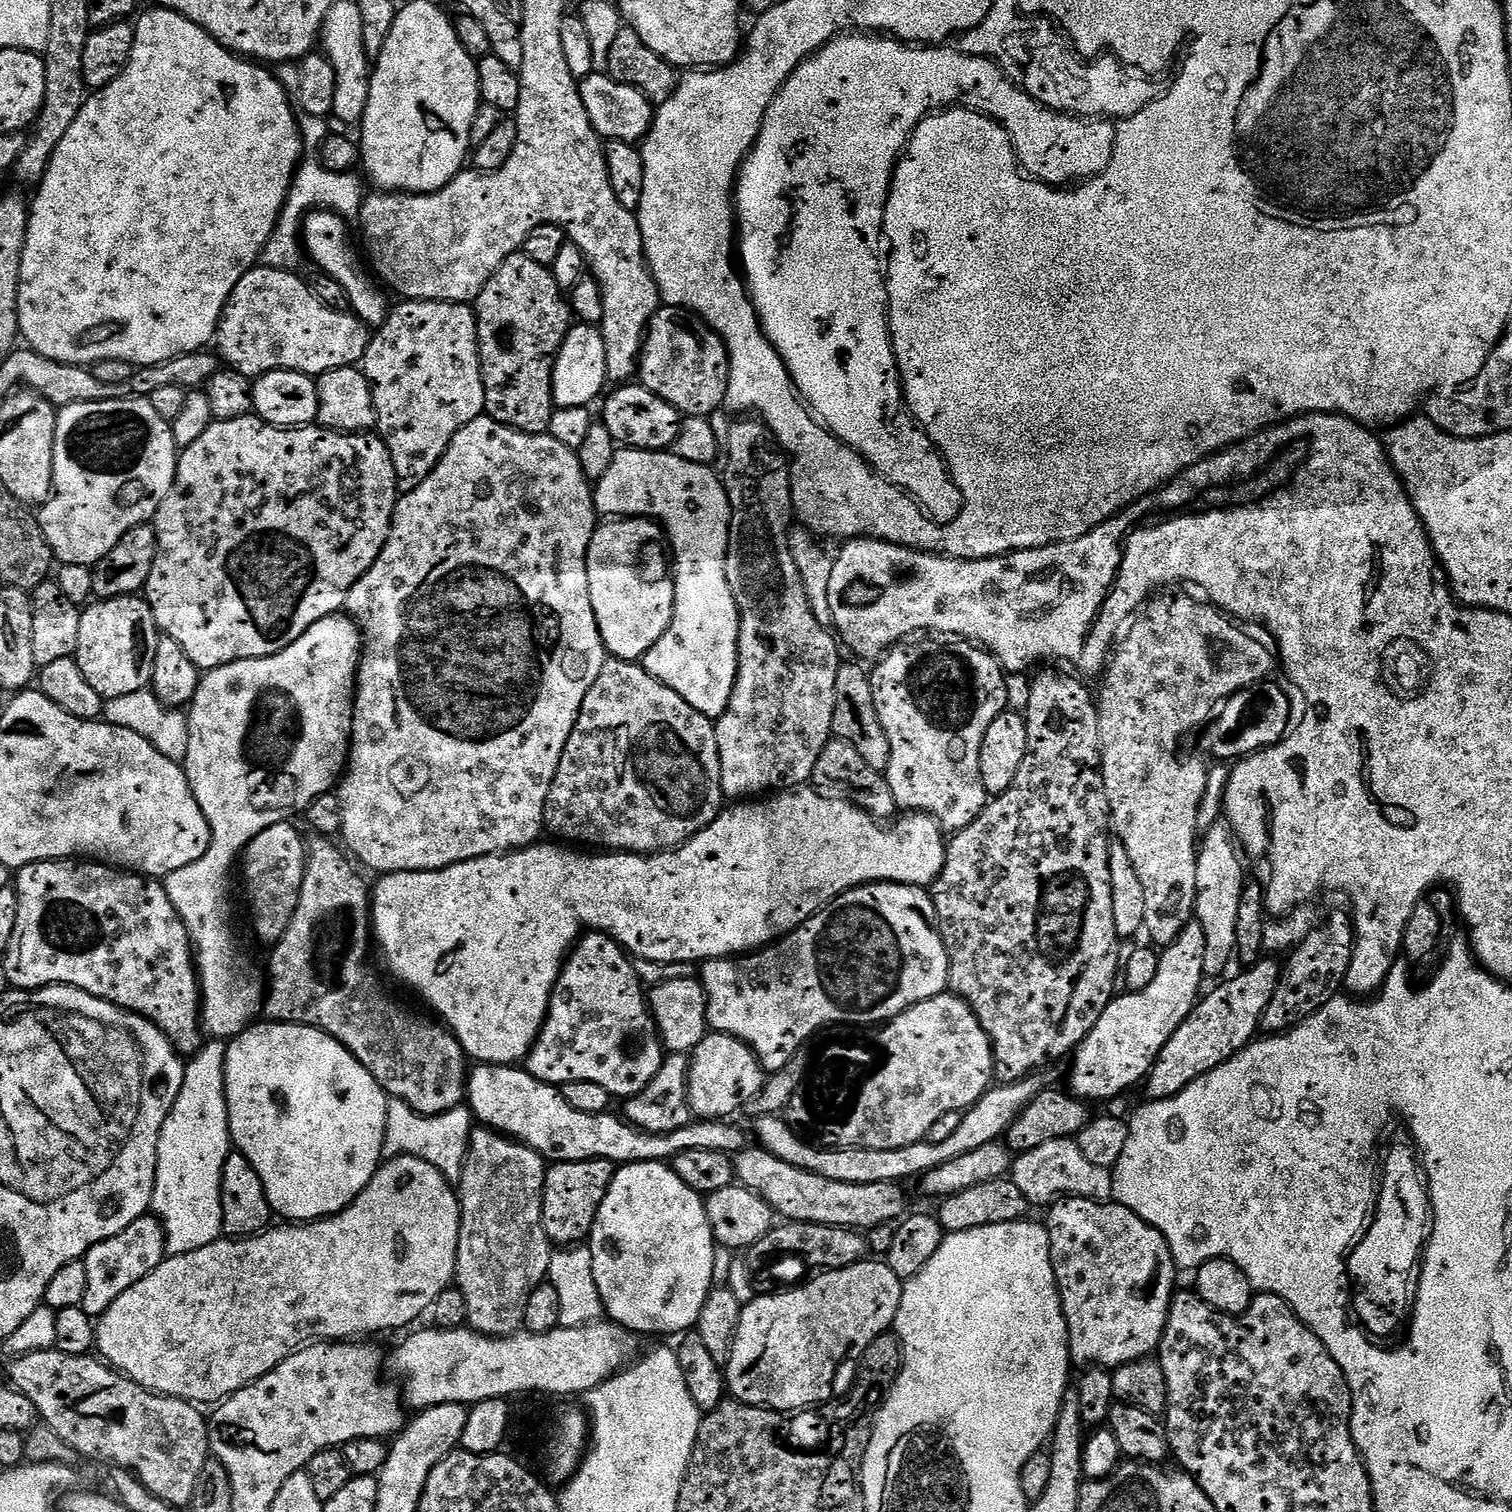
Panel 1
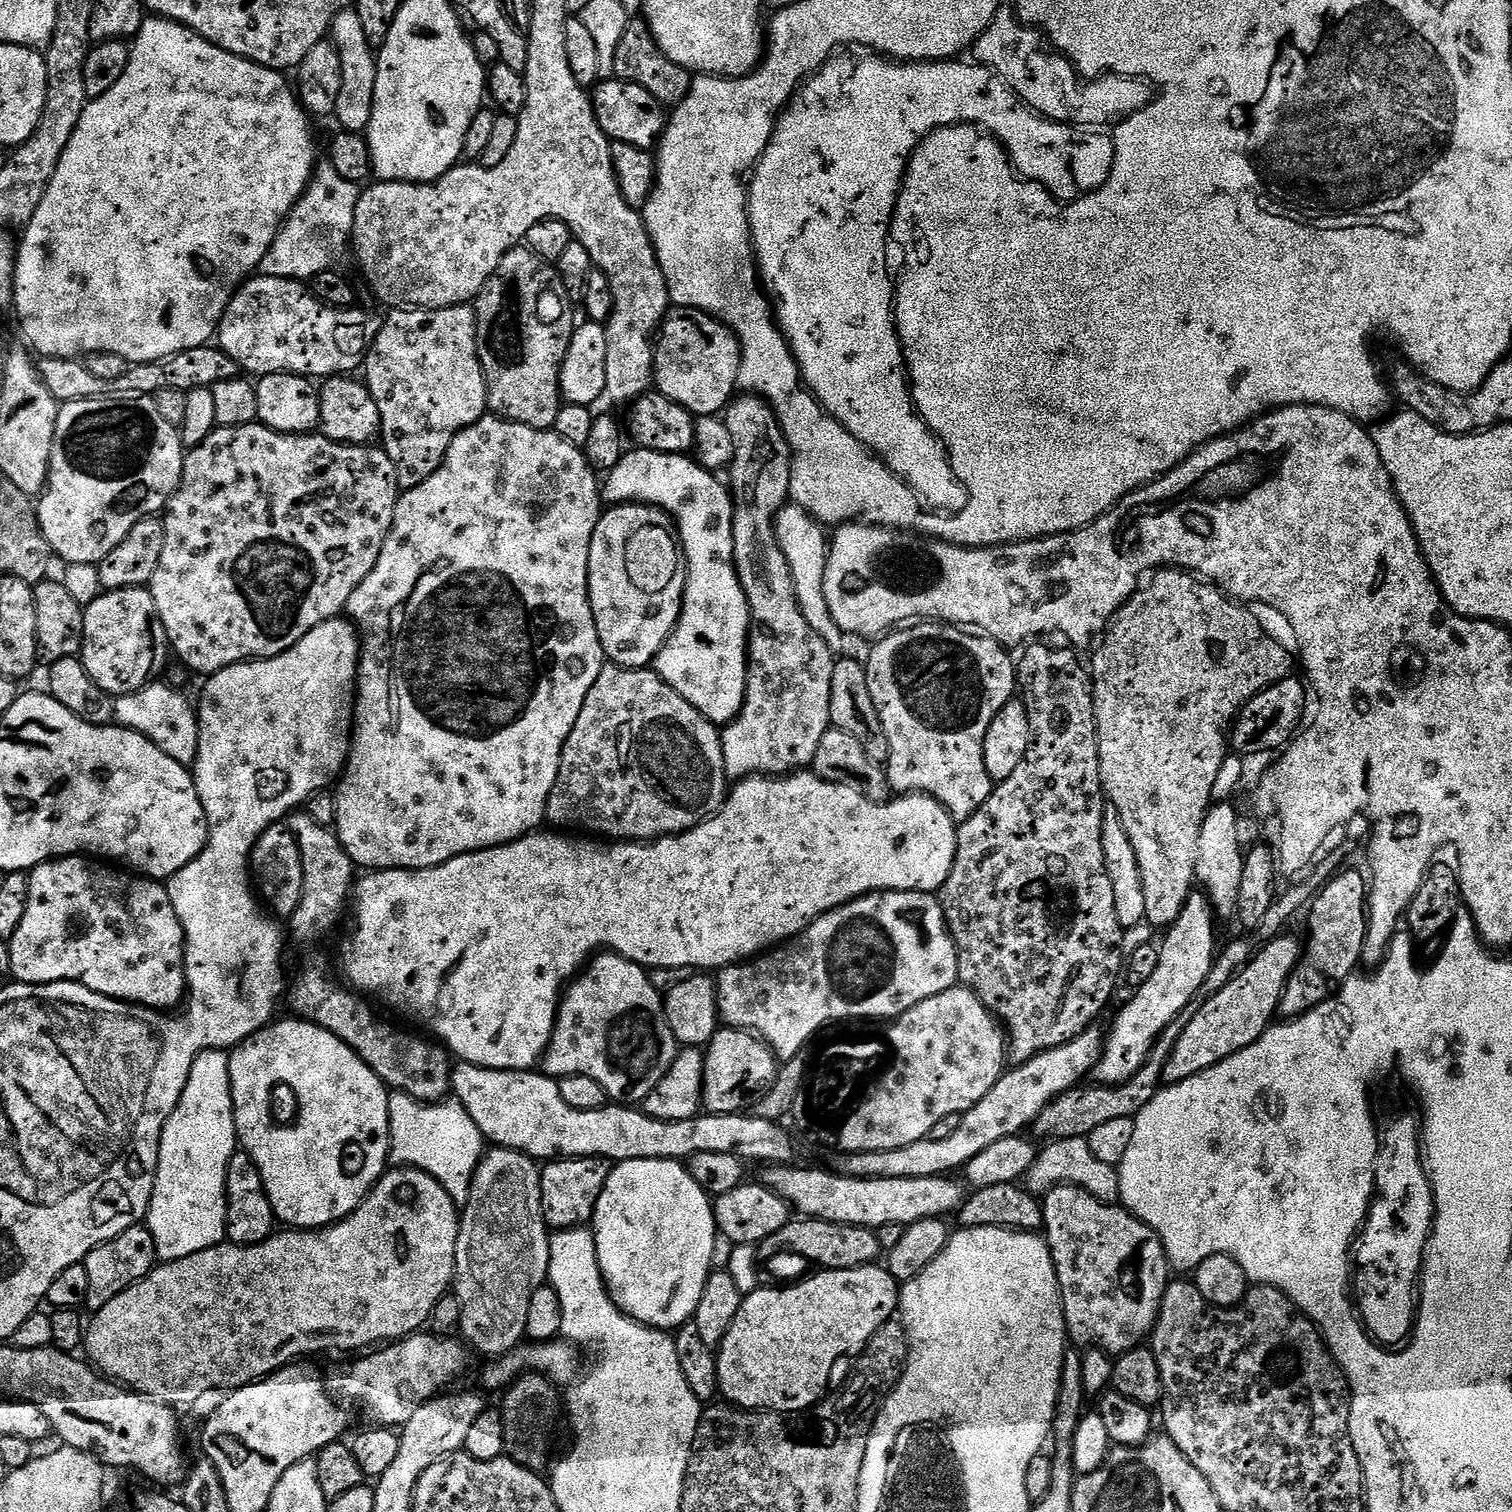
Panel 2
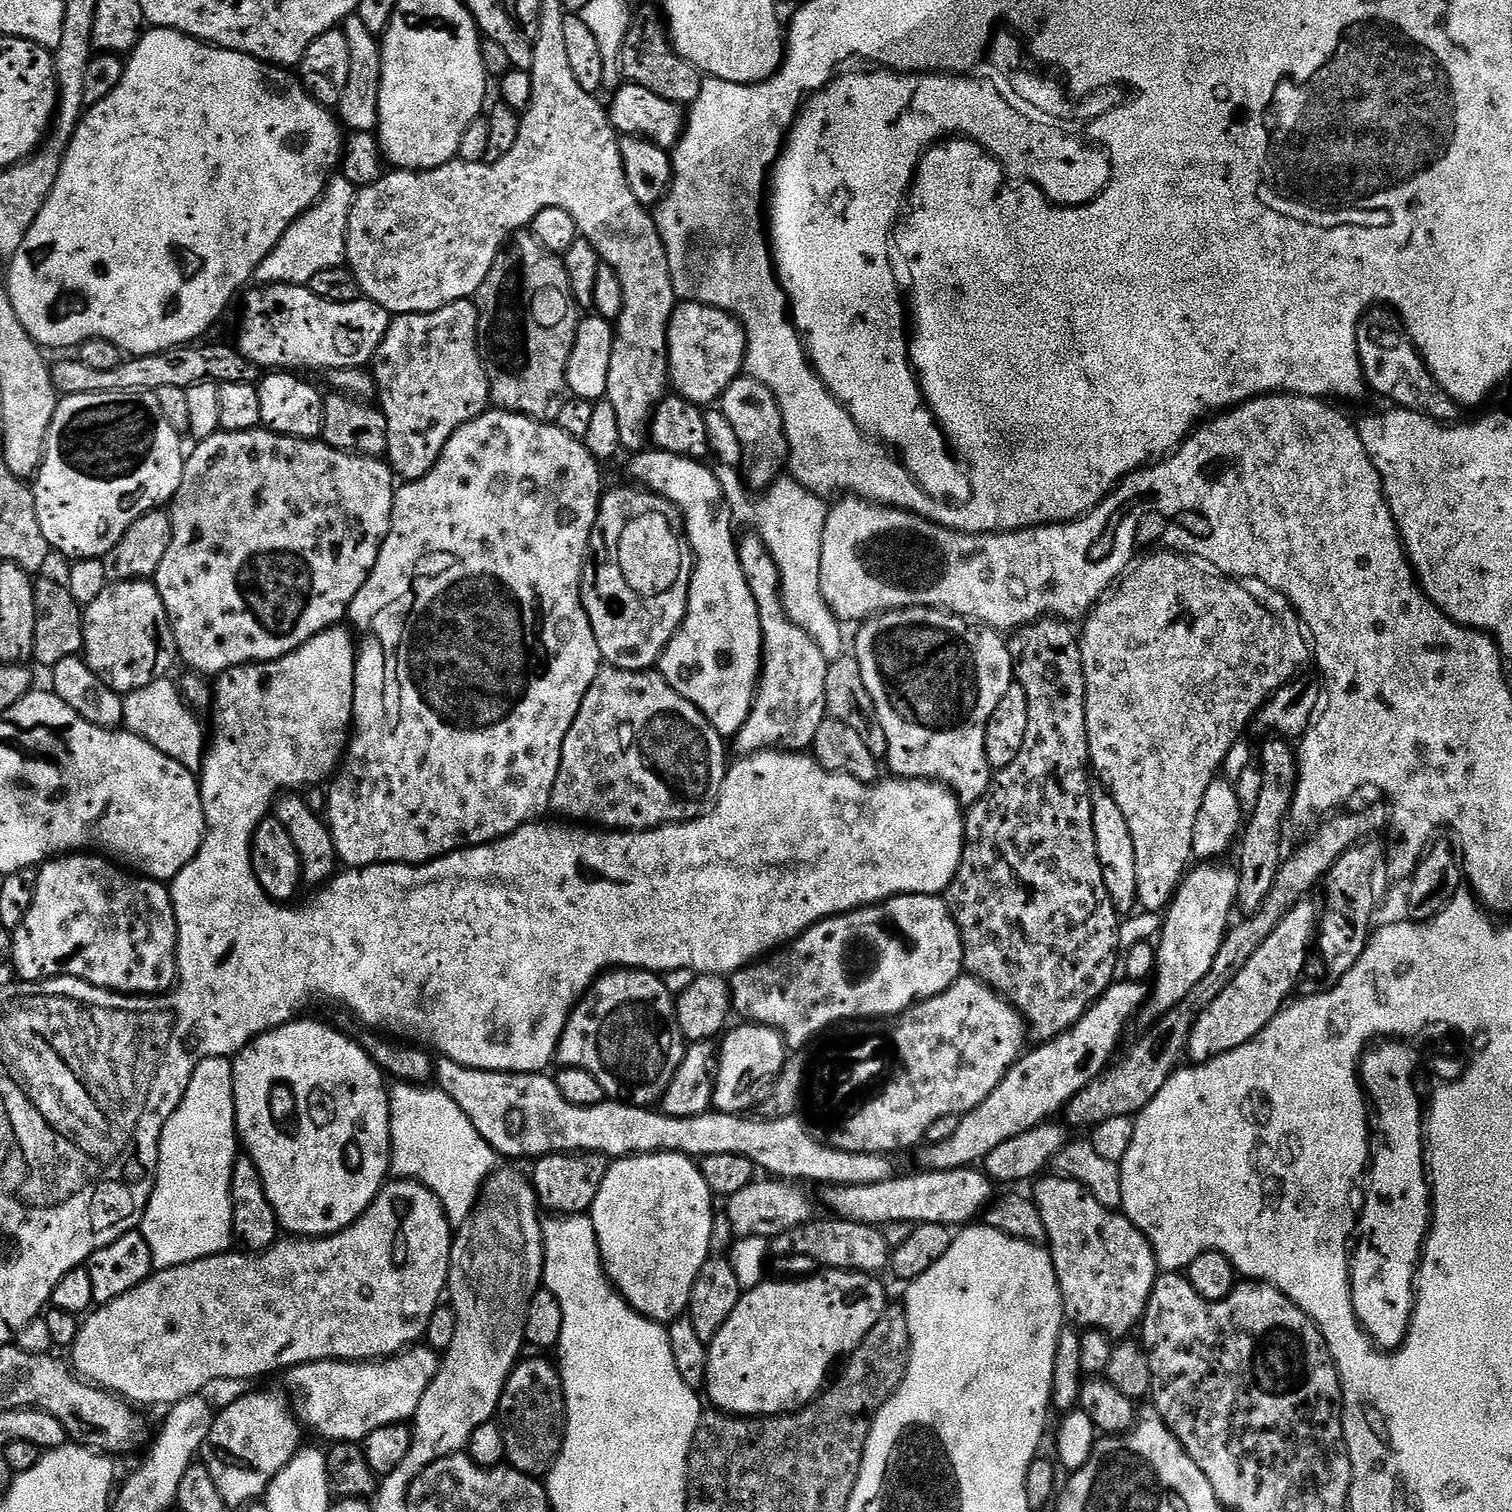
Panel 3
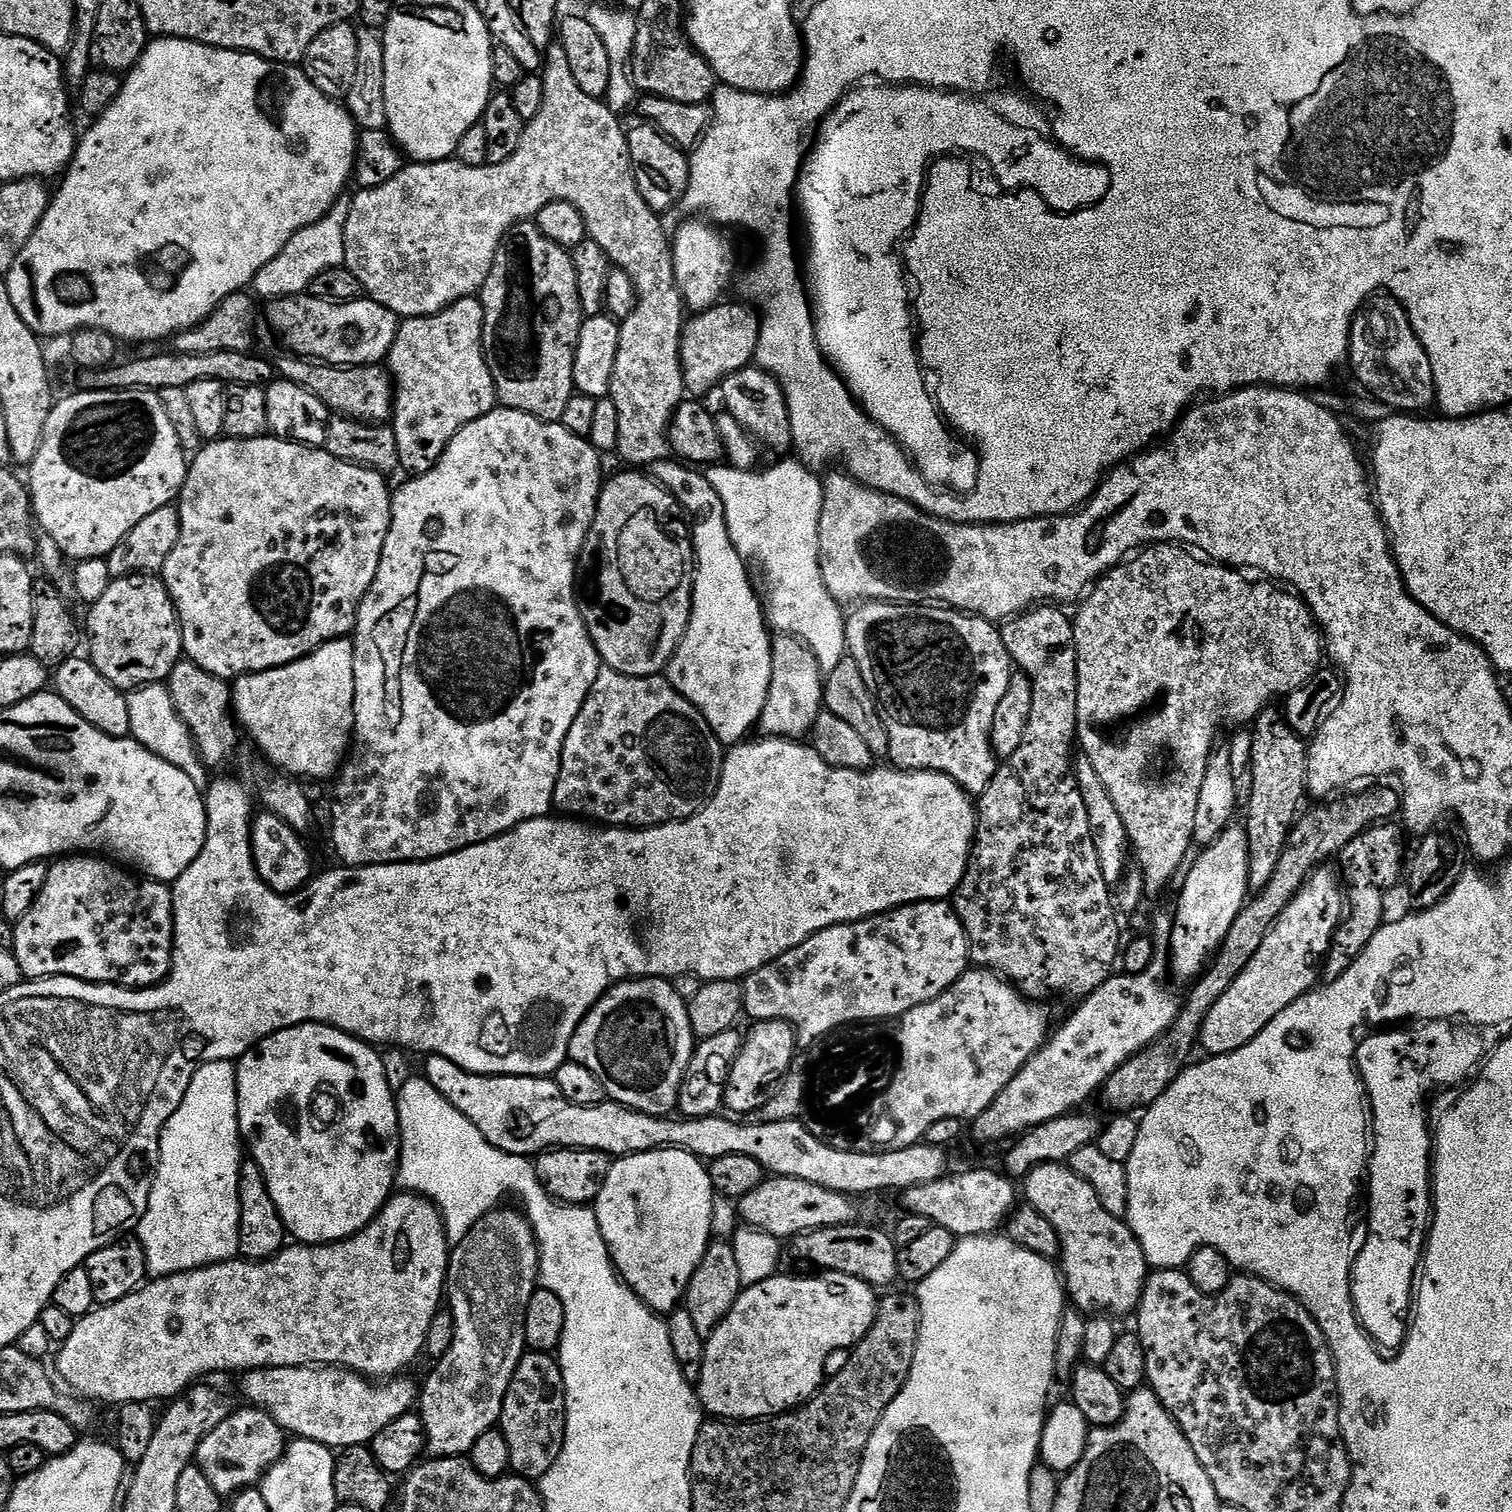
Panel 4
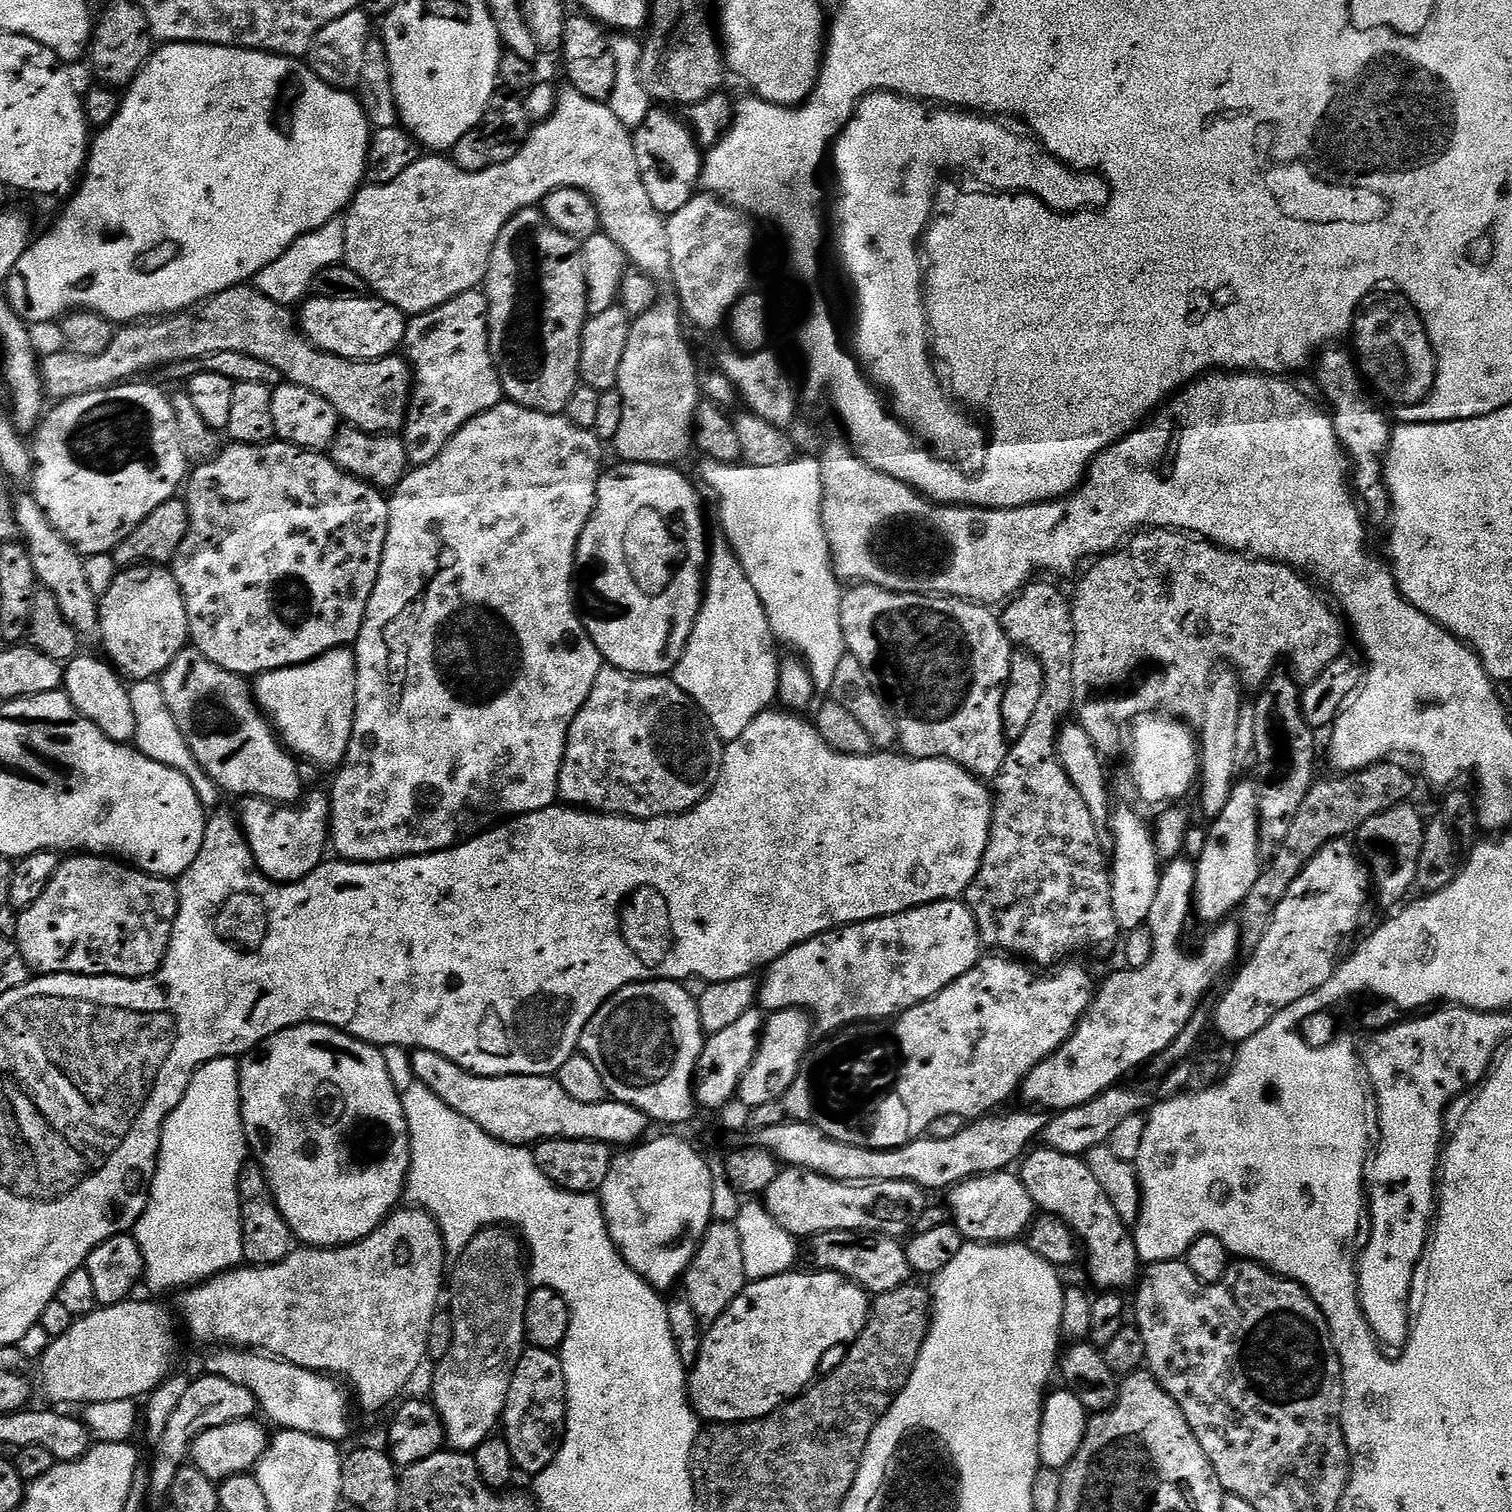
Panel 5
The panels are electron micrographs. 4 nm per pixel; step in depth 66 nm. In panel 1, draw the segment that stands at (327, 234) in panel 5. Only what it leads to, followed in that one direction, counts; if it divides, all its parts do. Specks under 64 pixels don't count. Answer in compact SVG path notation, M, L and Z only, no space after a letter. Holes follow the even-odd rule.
M301 115L298 123L300 125L300 139L304 141L304 150L307 155L301 159L300 166L292 177L292 189L288 192L278 222L264 247L262 264L265 268L299 269L300 256L302 260L304 220L311 212L327 210L337 212L339 216L345 218L356 218L359 217L360 208L364 205L365 181L363 179L360 181L356 177L355 171L335 172L334 170L326 170L326 166L320 161L320 147L330 134L329 121L323 116Z

